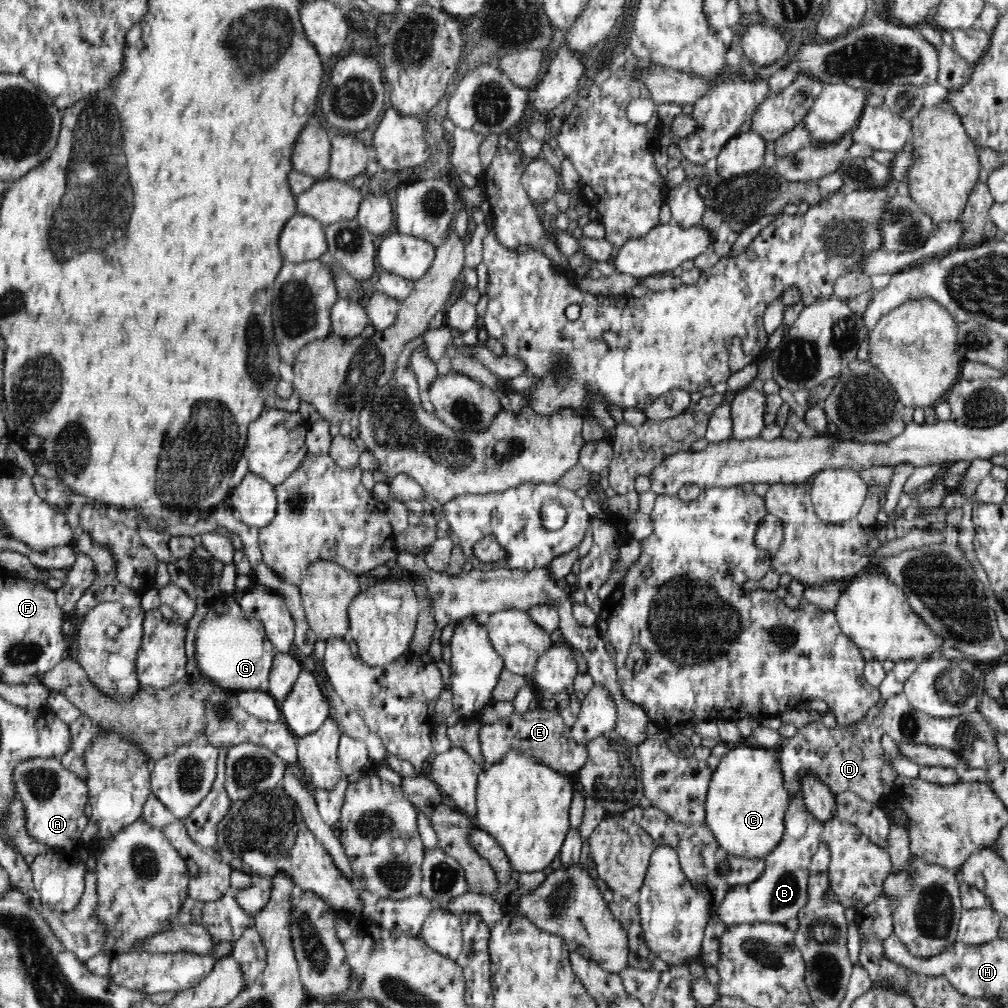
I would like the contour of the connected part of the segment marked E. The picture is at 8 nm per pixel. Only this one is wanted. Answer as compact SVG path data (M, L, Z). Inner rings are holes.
M530 708L524 714L512 712L504 721L494 724L482 724L480 732L480 750L486 765L498 764L510 750L521 750L542 764L566 775L583 767L587 757L585 744L578 744L571 735L569 727L557 710L547 711L543 708Z

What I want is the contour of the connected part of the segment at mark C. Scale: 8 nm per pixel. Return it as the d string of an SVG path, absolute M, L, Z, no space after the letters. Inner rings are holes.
M732 745L713 770L705 800L705 823L724 851L765 861L782 841L789 802L777 749Z

